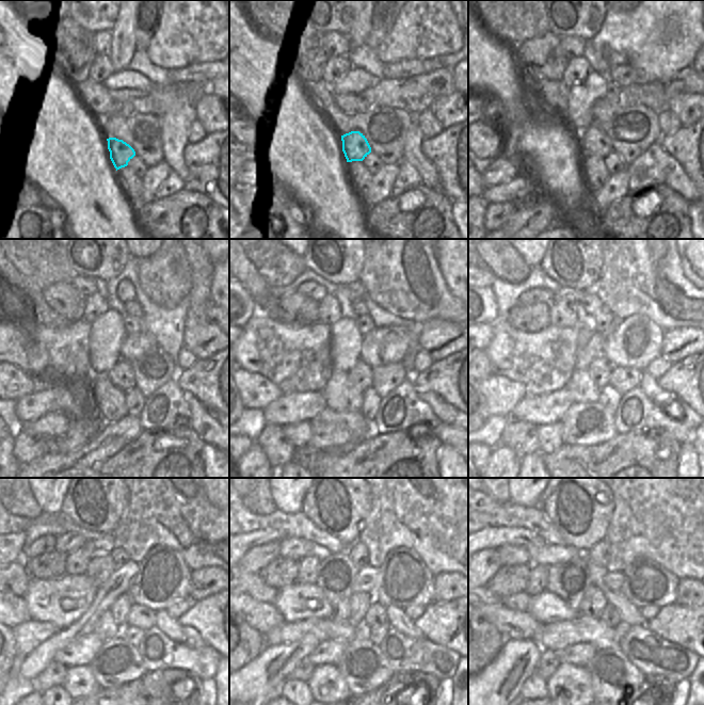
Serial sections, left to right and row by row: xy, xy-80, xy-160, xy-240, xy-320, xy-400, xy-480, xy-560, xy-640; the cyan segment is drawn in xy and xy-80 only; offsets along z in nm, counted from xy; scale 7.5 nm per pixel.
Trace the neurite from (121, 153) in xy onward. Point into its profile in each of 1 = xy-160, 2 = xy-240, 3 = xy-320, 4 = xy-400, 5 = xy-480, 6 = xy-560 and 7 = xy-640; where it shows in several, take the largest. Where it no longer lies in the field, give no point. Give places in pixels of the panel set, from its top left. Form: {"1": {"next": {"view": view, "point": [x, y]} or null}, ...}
{"1": {"next": {"view": "xy-160", "point": [592, 141]}}, "2": {"next": {"view": "xy-240", "point": [122, 375]}}, "3": {"next": {"view": "xy-320", "point": [361, 374]}}, "4": {"next": {"view": "xy-400", "point": [600, 369]}}, "5": {"next": {"view": "xy-480", "point": [121, 608]}}, "6": {"next": {"view": "xy-560", "point": [360, 602]}}, "7": {"next": {"view": "xy-640", "point": [593, 603]}}}

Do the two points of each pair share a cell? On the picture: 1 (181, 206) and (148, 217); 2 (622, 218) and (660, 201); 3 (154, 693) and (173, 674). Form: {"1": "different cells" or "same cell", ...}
{"1": "same cell", "2": "same cell", "3": "same cell"}

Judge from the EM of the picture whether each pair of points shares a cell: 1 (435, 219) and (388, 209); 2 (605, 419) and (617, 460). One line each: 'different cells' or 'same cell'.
1: same cell
2: different cells

